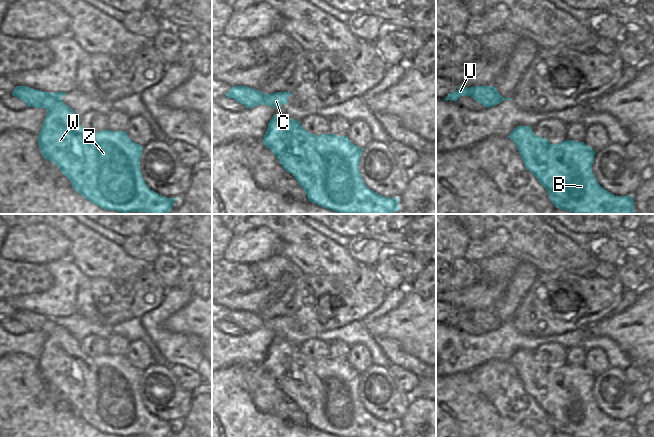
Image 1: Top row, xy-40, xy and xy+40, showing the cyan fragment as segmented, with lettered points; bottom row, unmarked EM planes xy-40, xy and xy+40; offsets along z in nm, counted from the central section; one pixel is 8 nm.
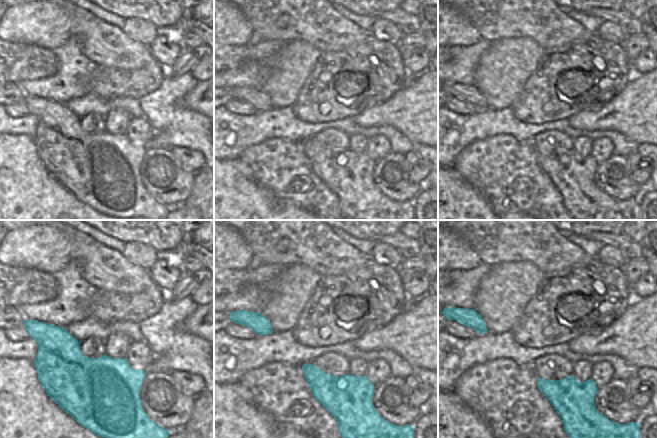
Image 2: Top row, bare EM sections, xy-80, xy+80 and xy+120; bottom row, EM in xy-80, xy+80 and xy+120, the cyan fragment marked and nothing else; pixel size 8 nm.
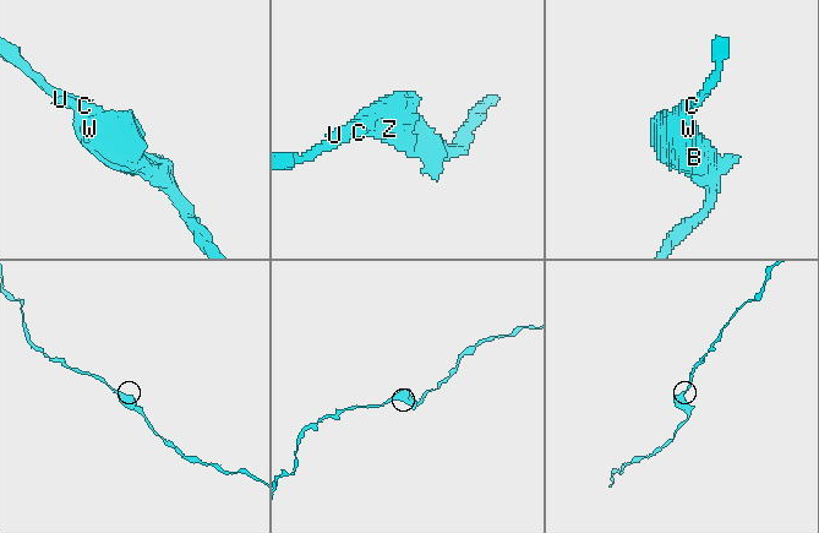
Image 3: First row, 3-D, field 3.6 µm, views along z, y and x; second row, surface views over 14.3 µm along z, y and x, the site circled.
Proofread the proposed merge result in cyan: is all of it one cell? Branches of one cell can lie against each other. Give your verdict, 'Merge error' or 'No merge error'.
No merge error.

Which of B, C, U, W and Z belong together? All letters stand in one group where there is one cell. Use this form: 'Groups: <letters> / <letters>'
Groups: B C U W Z

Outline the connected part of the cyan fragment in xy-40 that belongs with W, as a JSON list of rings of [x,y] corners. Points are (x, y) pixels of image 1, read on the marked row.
[[[16,86],[12,96],[23,100],[28,107],[45,108],[47,115],[38,135],[38,145],[46,160],[53,162],[62,174],[72,183],[72,188],[93,204],[122,214],[147,212],[148,214],[168,214],[177,198],[167,198],[151,190],[145,183],[140,171],[140,157],[143,146],[133,142],[125,131],[89,132],[80,125],[80,118],[67,106],[62,96],[66,92],[43,92],[27,86]]]

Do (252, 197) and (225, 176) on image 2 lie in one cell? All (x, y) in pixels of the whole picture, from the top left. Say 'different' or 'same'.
same

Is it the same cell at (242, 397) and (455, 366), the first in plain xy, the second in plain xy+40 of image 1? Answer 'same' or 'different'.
different

